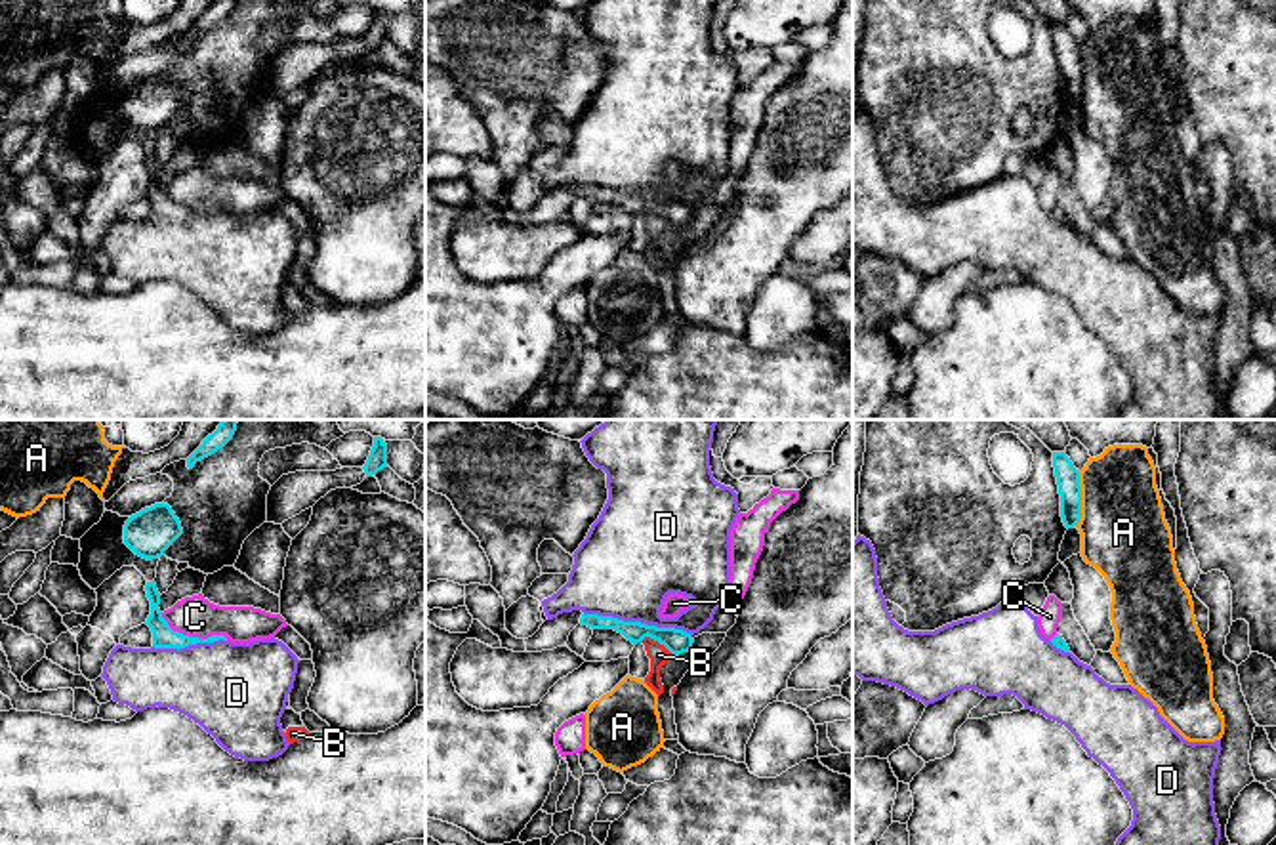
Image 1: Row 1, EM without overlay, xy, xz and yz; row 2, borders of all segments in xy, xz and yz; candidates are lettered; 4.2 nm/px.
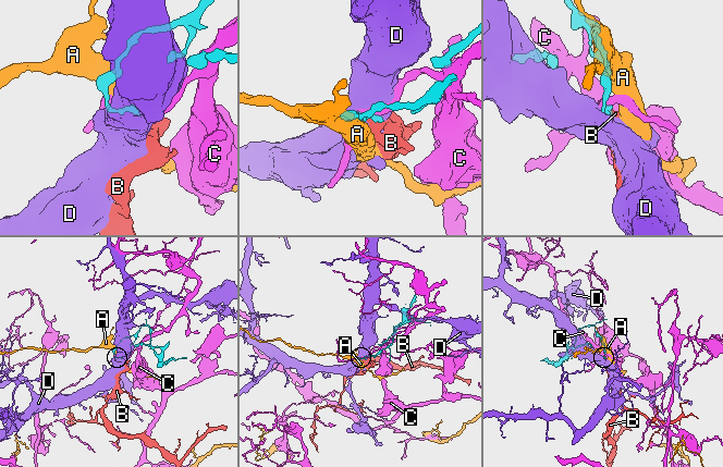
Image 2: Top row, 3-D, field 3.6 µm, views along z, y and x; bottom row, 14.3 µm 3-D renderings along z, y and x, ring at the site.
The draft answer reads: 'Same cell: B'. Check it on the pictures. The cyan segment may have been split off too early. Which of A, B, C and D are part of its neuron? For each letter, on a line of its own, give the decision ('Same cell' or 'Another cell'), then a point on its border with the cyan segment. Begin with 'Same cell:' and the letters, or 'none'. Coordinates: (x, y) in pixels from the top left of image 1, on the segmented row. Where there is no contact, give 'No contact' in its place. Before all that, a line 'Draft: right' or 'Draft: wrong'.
Draft: wrong
Same cell: none
A: Another cell. Touches cyan at yz (1080, 500)
B: Another cell. Touches cyan at xz (657, 639)
C: Another cell. Touches cyan at xy (193, 638)
D: Another cell. Touches cyan at xz (638, 622)

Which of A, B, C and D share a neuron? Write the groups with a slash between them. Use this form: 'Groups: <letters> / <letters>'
Groups: A / B / C / D

